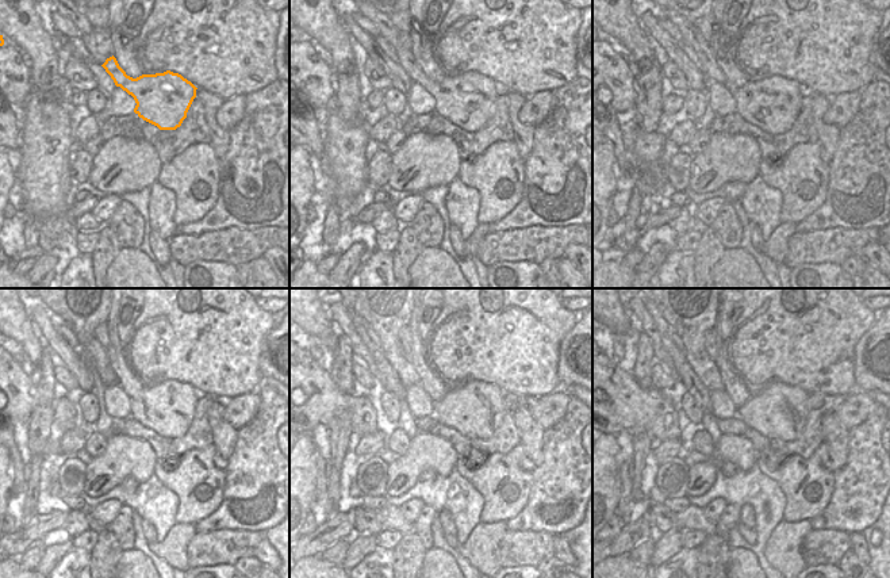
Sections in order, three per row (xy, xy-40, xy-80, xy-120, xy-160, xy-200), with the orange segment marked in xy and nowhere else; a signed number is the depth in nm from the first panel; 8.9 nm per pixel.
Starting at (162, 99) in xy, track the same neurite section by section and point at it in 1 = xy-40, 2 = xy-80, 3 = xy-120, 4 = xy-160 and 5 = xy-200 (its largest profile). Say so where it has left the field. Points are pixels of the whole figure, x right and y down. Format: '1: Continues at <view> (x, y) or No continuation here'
1: Continues at xy-40 (467, 100)
2: Continues at xy-80 (773, 104)
3: Continues at xy-120 (168, 408)
4: Continues at xy-160 (475, 410)
5: Continues at xy-200 (779, 412)

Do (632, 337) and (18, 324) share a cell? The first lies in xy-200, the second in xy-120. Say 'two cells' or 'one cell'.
two cells

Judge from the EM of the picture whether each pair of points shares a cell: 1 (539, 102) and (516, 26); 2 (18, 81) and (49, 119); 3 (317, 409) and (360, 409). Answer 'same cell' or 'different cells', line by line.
1: different cells
2: different cells
3: same cell

